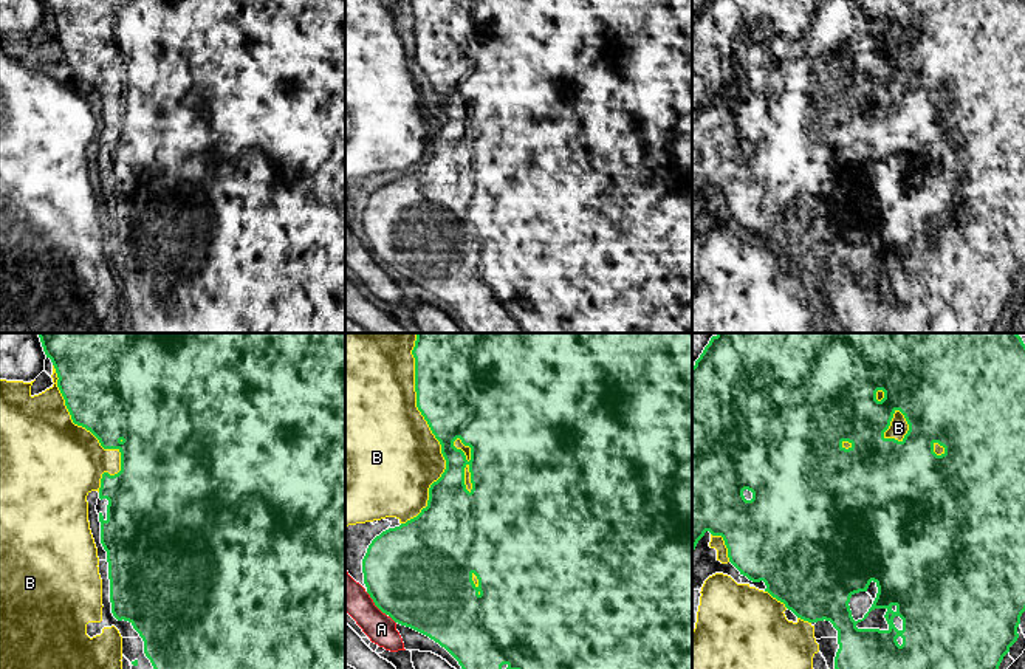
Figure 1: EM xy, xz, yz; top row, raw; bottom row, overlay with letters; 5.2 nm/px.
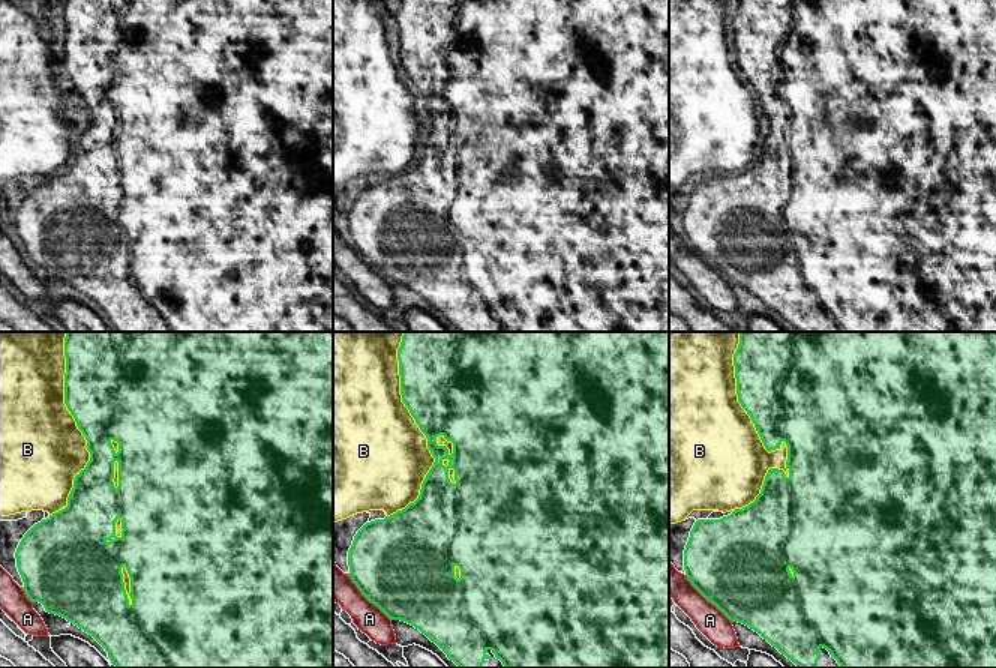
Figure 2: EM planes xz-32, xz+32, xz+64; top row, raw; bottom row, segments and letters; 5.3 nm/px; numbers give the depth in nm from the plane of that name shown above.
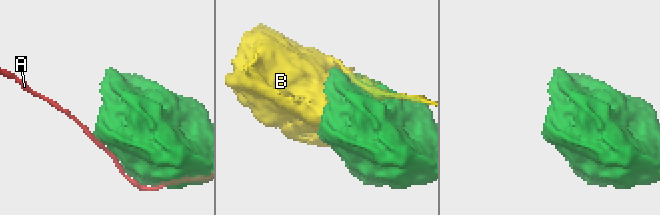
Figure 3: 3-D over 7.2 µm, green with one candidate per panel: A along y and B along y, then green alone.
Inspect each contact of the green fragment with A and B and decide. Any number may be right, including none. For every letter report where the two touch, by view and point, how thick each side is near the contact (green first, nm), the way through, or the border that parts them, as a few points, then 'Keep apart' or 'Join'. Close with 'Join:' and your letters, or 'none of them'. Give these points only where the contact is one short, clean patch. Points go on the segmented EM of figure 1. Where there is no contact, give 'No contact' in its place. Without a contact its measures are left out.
A: Touches green at xz (375, 604). Thickness 500 nm (green) against 180 nm. Keep apart
B: Touches green at xz (432, 432). Thickness 460 nm (green) against 500 nm. Keep apart
Join: none of them

